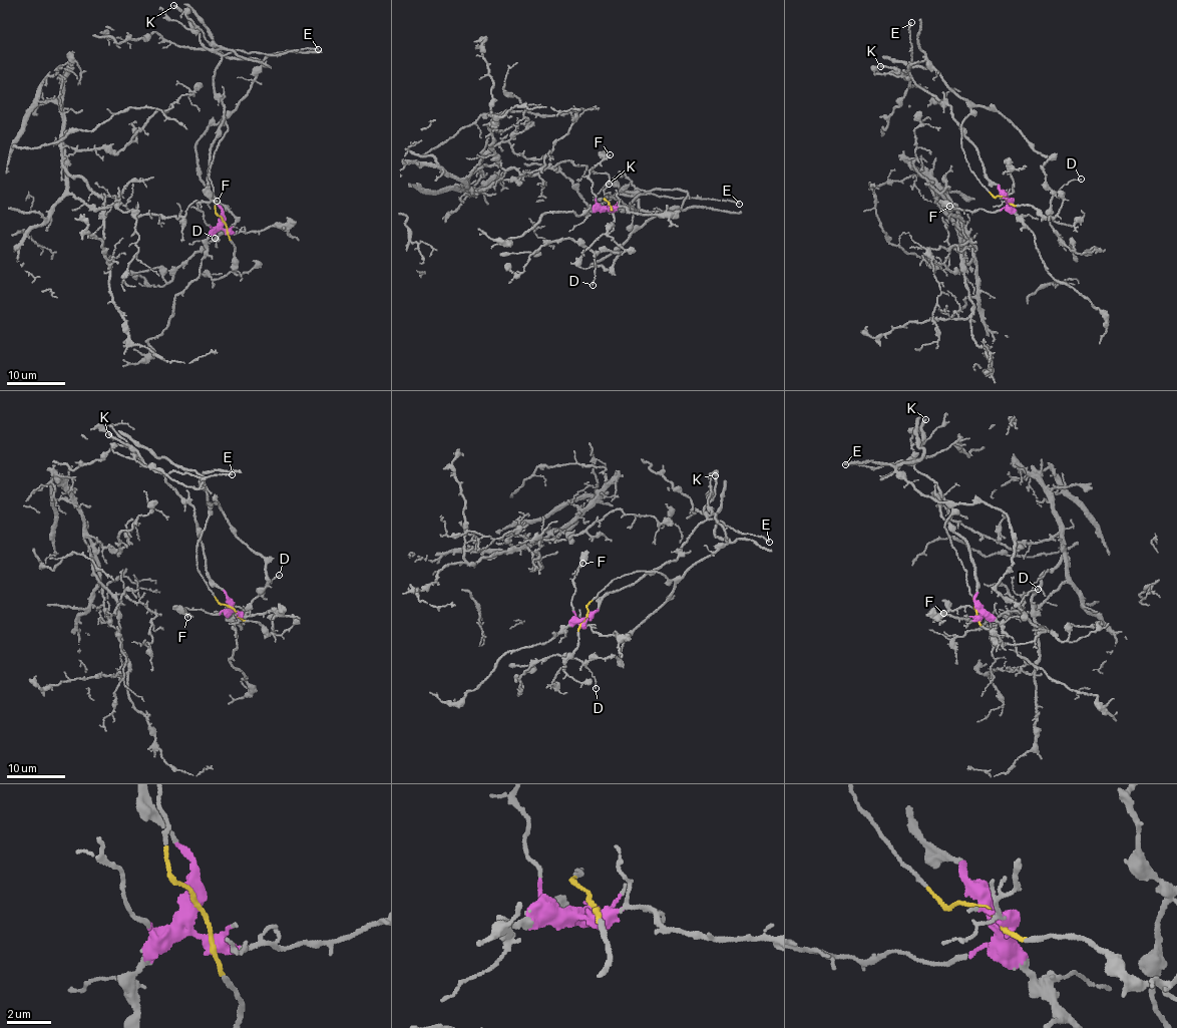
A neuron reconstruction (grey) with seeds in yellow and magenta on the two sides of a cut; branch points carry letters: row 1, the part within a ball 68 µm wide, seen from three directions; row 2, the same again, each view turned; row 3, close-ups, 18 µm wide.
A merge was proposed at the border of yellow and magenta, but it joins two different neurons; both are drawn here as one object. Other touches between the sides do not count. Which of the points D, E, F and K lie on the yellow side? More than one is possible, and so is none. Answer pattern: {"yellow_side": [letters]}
{"yellow_side": ["D"]}

